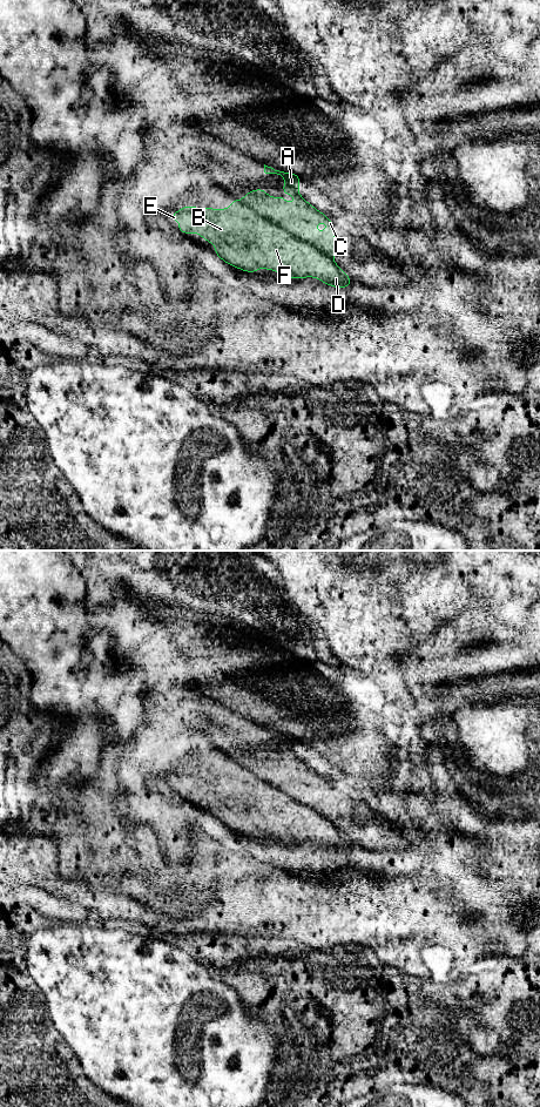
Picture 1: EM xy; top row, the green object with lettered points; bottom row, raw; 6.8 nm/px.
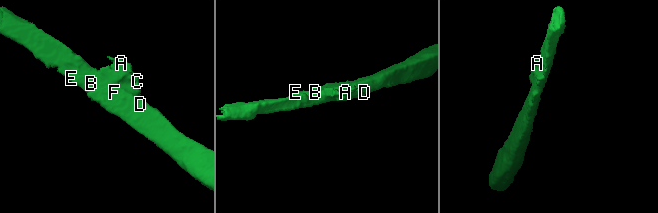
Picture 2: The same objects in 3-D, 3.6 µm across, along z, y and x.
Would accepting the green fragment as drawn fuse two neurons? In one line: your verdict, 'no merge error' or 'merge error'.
merge error

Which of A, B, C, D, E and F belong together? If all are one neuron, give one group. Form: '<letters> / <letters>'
A C / B D E F

